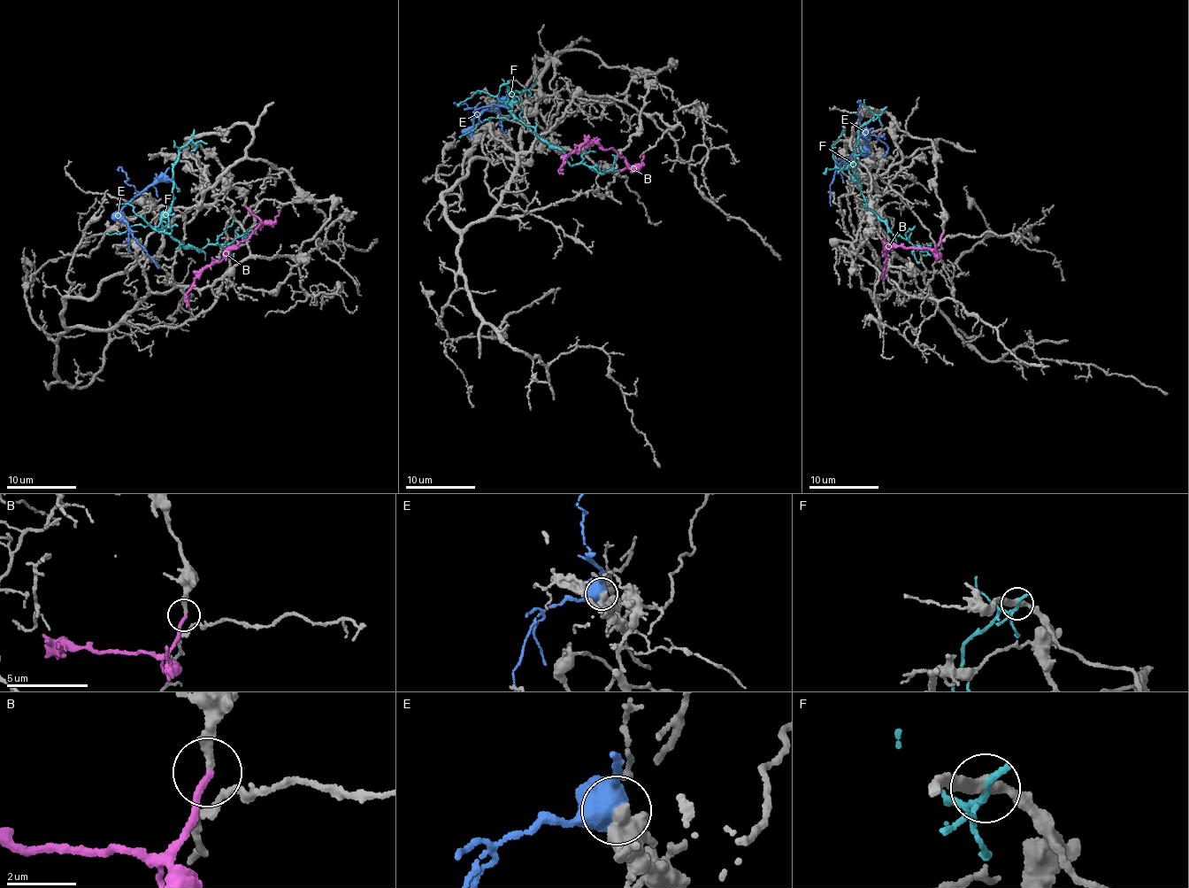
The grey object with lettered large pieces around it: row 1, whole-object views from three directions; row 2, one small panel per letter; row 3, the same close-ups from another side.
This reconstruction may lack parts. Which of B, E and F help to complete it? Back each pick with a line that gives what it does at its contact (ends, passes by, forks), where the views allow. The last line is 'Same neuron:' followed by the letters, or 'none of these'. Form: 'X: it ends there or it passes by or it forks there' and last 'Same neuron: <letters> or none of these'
Same neuron: none of these

